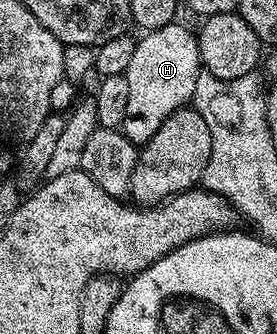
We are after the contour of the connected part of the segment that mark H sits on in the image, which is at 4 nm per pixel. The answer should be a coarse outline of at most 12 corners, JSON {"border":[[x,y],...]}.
{"border":[[142,33],[124,73],[121,133],[149,142],[192,103],[197,35]]}

